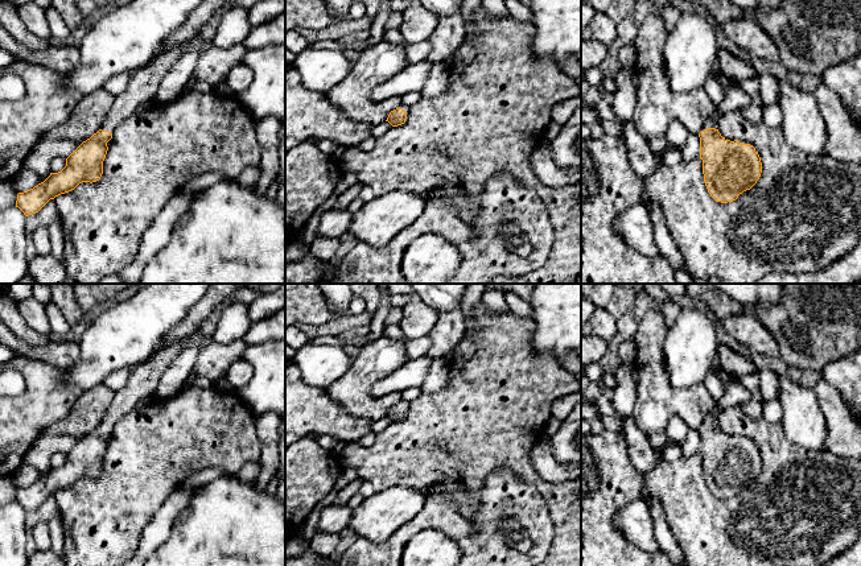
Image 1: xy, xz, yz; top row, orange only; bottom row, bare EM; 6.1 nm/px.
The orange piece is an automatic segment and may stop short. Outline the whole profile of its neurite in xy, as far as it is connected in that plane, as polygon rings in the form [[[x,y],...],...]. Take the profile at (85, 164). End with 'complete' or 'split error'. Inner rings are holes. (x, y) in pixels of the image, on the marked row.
[[[198,36],[160,50],[148,66],[132,73],[125,91],[116,96],[102,128],[66,158],[66,166],[61,172],[50,173],[44,182],[18,193],[16,207],[29,216],[38,212],[50,199],[74,190],[79,183],[99,181],[112,132],[135,115],[143,103],[155,100],[162,78],[197,38]]] | split error

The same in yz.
[[[716,111],[704,121],[699,133],[700,158],[708,193],[716,202],[728,203],[757,183],[762,162],[753,145],[721,136],[720,119]]] | split error

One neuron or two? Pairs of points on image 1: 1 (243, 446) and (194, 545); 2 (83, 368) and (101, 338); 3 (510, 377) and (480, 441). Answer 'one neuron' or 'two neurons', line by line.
1: two neurons
2: one neuron
3: one neuron

